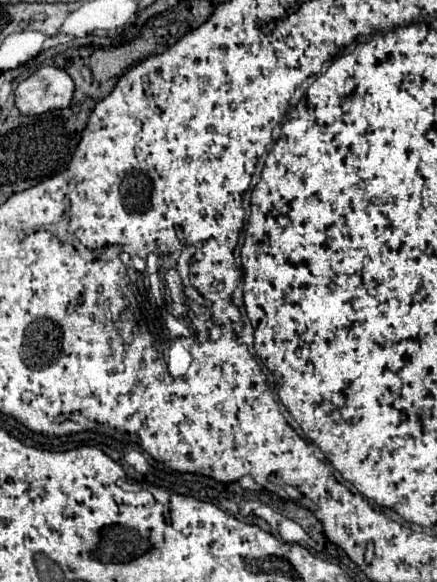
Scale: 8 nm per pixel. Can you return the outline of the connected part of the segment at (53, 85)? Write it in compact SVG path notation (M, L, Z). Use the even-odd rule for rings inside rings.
M40 67L14 91L16 107L24 115L38 115L68 107L72 101L72 93L74 83L70 75L58 67Z

